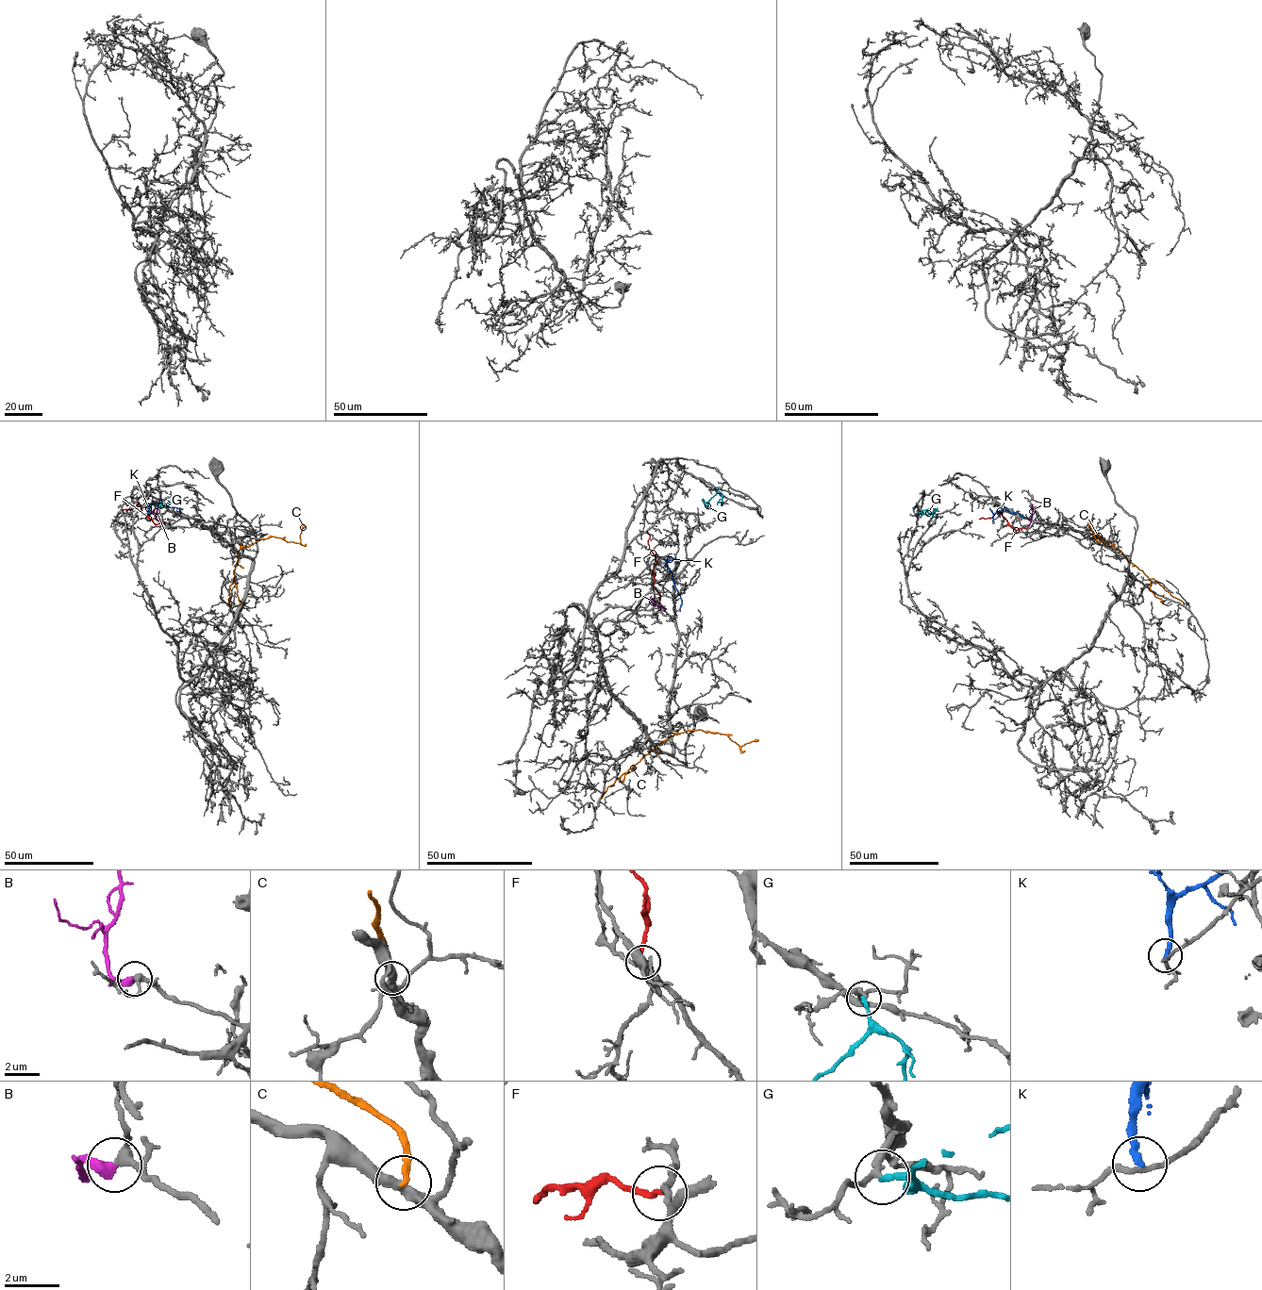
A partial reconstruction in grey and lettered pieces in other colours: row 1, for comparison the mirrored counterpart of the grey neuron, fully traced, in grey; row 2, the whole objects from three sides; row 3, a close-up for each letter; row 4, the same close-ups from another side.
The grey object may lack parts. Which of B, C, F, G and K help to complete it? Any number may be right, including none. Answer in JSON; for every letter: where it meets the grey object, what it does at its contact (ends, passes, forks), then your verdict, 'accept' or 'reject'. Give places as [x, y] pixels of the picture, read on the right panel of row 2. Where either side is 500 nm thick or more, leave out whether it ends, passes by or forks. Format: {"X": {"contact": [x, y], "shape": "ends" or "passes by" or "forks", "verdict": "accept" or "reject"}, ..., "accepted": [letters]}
{"B": {"contact": [1028, 524], "shape": "ends", "verdict": "accept"}, "C": {"contact": [1183, 605], "shape": "ends", "verdict": "reject"}, "F": {"contact": [1026, 528], "shape": "ends", "verdict": "reject"}, "G": {"contact": [917, 513], "shape": "ends", "verdict": "reject"}, "K": {"contact": [992, 520], "shape": "ends", "verdict": "reject"}, "accepted": ["B"]}

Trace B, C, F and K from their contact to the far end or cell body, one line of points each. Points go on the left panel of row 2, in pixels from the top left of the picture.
B: (158, 520), (156, 517), (157, 506), (162, 499)
C: (230, 608), (229, 587), (235, 581), (233, 572), (239, 551), (242, 547), (273, 537), (300, 542), (305, 525)
F: (166, 522), (154, 523), (142, 512), (141, 504), (122, 510)
K: (148, 512), (149, 505), (157, 503), (181, 511)

